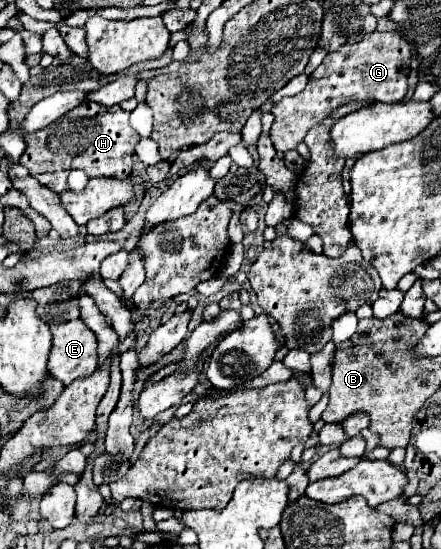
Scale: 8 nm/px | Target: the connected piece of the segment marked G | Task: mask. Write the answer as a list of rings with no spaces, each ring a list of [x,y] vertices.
[[[372,32],[358,44],[346,44],[338,52],[328,52],[324,62],[310,76],[304,92],[282,98],[272,106],[274,124],[270,138],[274,148],[278,152],[294,150],[314,124],[320,124],[332,110],[352,100],[374,98],[376,102],[400,102],[408,92],[408,74],[414,54],[416,46],[398,32]]]

